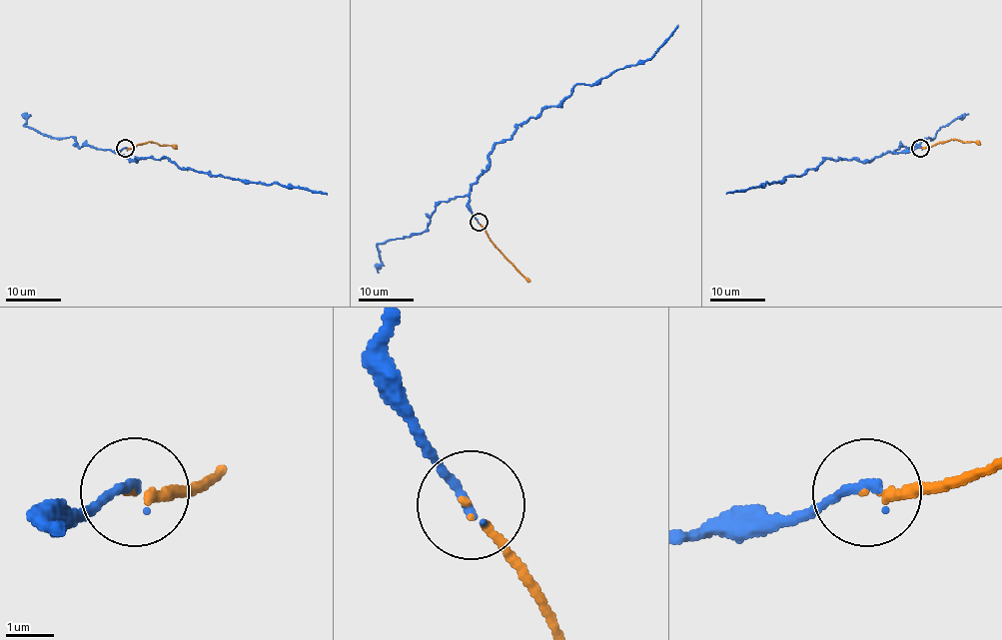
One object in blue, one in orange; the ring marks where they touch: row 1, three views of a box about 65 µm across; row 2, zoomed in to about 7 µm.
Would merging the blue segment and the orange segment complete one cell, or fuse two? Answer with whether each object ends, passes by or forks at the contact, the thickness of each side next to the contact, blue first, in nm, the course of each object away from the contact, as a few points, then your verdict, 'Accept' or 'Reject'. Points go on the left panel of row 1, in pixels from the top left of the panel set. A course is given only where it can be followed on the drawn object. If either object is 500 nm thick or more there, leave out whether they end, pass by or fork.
At the ring blue ends. At the ring orange ends. Thickness 220 nm (blue) against 120 nm. Course of blue: (124, 149), (116, 152), (136, 161), (136, 158), (167, 158), (184, 168), (225, 178), (291, 186), (327, 194). Course of orange: (126, 149), (148, 141), (172, 145), (176, 149). Accept

